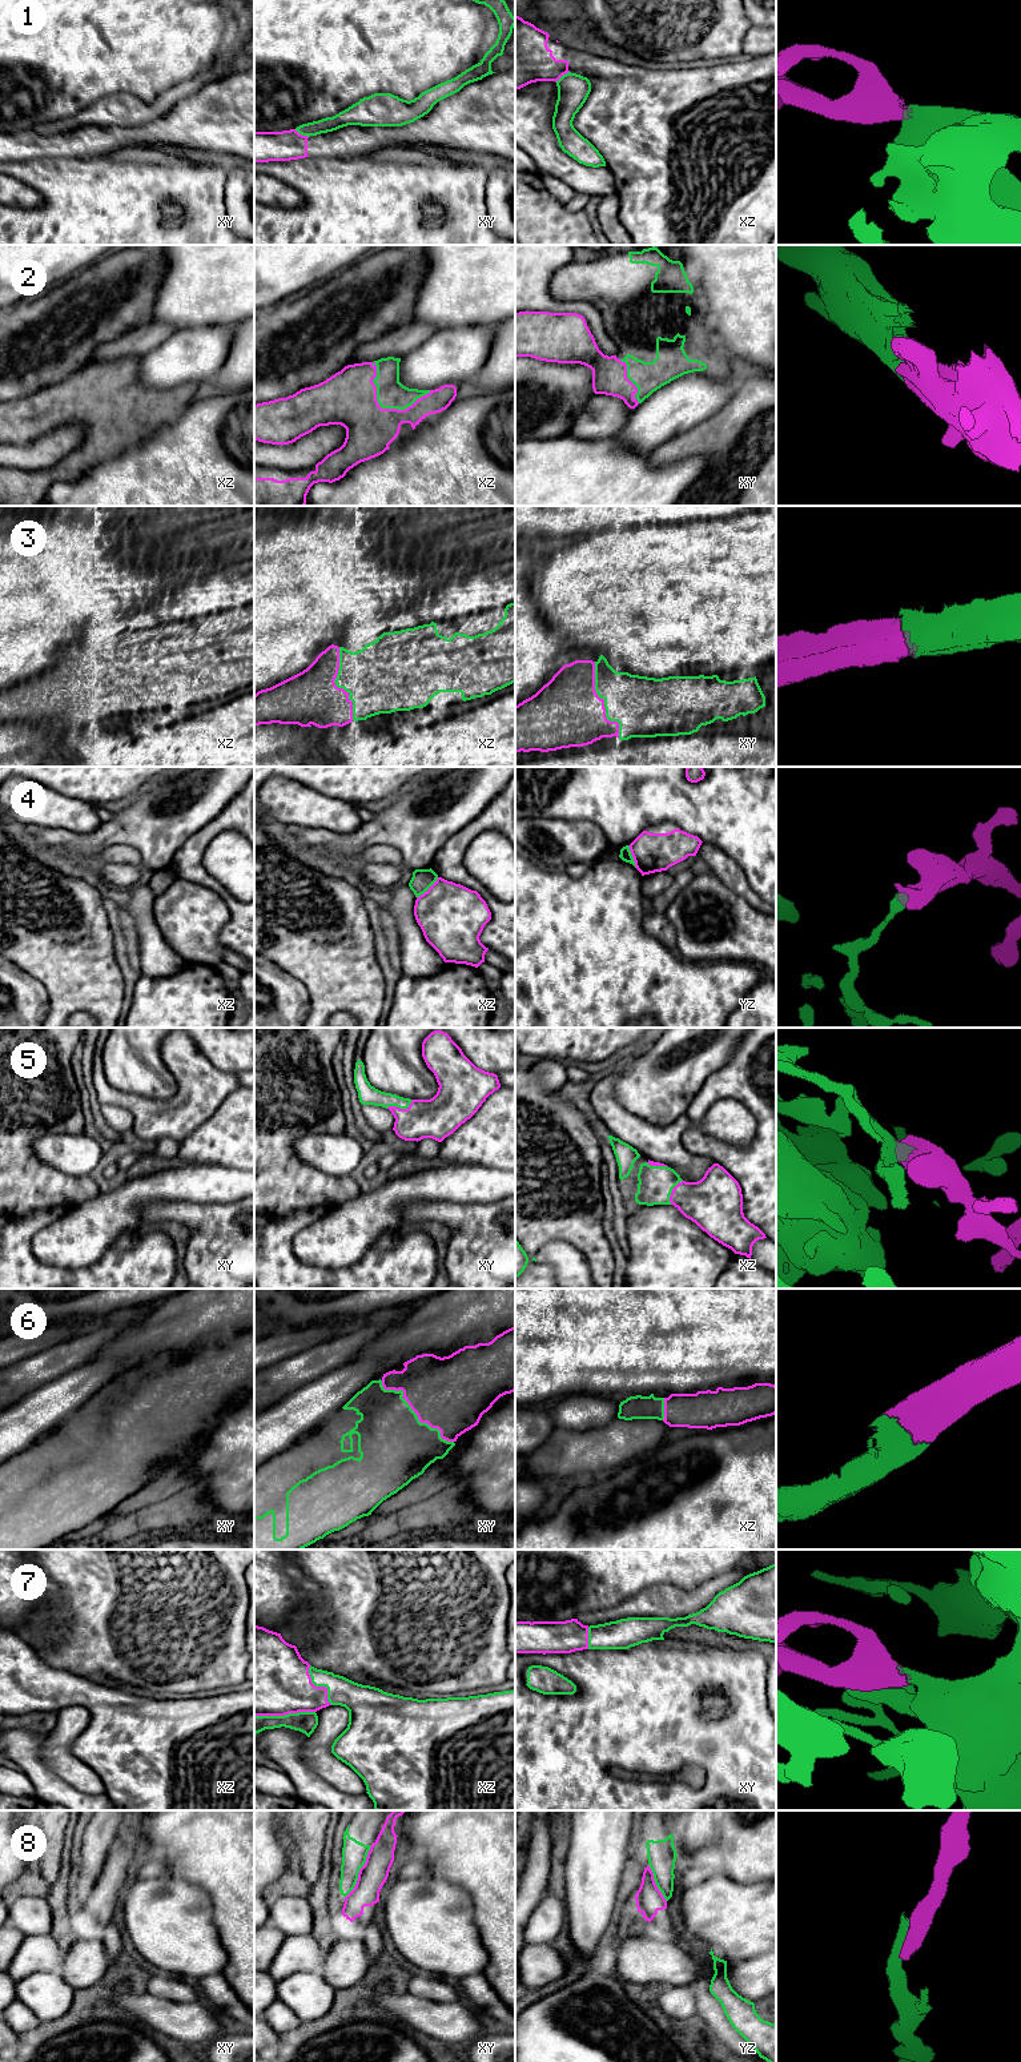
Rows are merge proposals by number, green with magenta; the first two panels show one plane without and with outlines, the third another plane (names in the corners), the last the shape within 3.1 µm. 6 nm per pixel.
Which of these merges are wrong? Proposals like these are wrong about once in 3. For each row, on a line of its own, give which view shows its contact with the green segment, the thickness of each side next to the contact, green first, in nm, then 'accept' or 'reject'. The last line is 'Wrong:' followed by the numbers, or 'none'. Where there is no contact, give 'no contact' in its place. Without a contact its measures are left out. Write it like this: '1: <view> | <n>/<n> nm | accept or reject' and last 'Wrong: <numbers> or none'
1: xy | 90/190 nm | reject
2: xz | 180/340 nm | accept
3: xy | 360/420 nm | accept
4: xz | 130/400 nm | reject
5: xy | 120/260 nm | accept
6: xy | 420/440 nm | accept
7: xz | 130/460 nm | accept
8: xy | 150/170 nm | reject
Wrong: 1, 4, 8

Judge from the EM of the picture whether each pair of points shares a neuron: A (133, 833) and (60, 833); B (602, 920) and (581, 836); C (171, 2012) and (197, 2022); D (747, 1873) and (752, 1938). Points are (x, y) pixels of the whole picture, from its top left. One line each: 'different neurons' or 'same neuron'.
A: same neuron
B: different neurons
C: same neuron
D: different neurons

